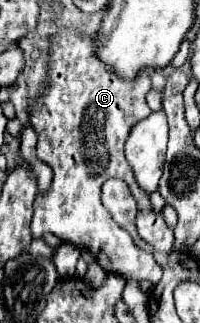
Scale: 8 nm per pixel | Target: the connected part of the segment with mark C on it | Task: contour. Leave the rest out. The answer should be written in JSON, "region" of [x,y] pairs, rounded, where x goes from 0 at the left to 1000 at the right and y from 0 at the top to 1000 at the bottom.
{"region":[[[305,87],[245,142],[235,260],[245,272],[165,322],[155,384],[195,427],[185,489],[265,526],[265,557],[165,625],[165,737],[255,718],[315,749],[435,768],[535,842],[595,848],[625,867],[745,867],[785,879],[815,836],[765,786],[685,768],[655,731],[585,700],[505,632],[505,570],[565,545],[625,557],[695,644],[695,731],[785,780],[855,780],[865,712],[835,700],[815,663],[765,650],[745,601],[705,588],[625,489],[625,433],[655,396],[755,353],[725,316],[755,279],[745,229],[705,223],[665,248],[605,248],[565,211],[485,173],[465,111],[415,105],[405,87]]]}

